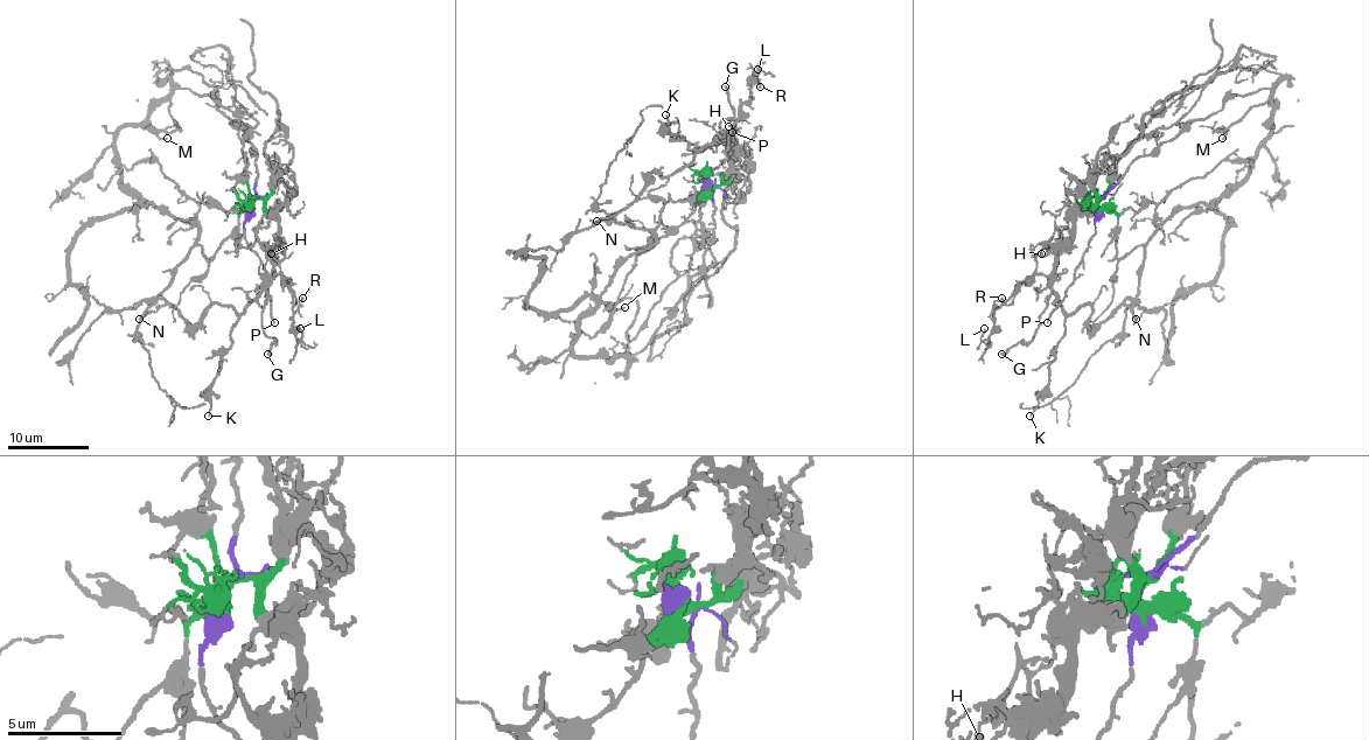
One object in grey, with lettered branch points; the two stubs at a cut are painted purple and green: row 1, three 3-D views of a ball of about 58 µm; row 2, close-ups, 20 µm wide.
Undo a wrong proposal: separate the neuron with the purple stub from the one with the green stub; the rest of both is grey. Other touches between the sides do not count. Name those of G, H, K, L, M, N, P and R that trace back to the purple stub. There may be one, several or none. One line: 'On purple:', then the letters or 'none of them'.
On purple: M, P

